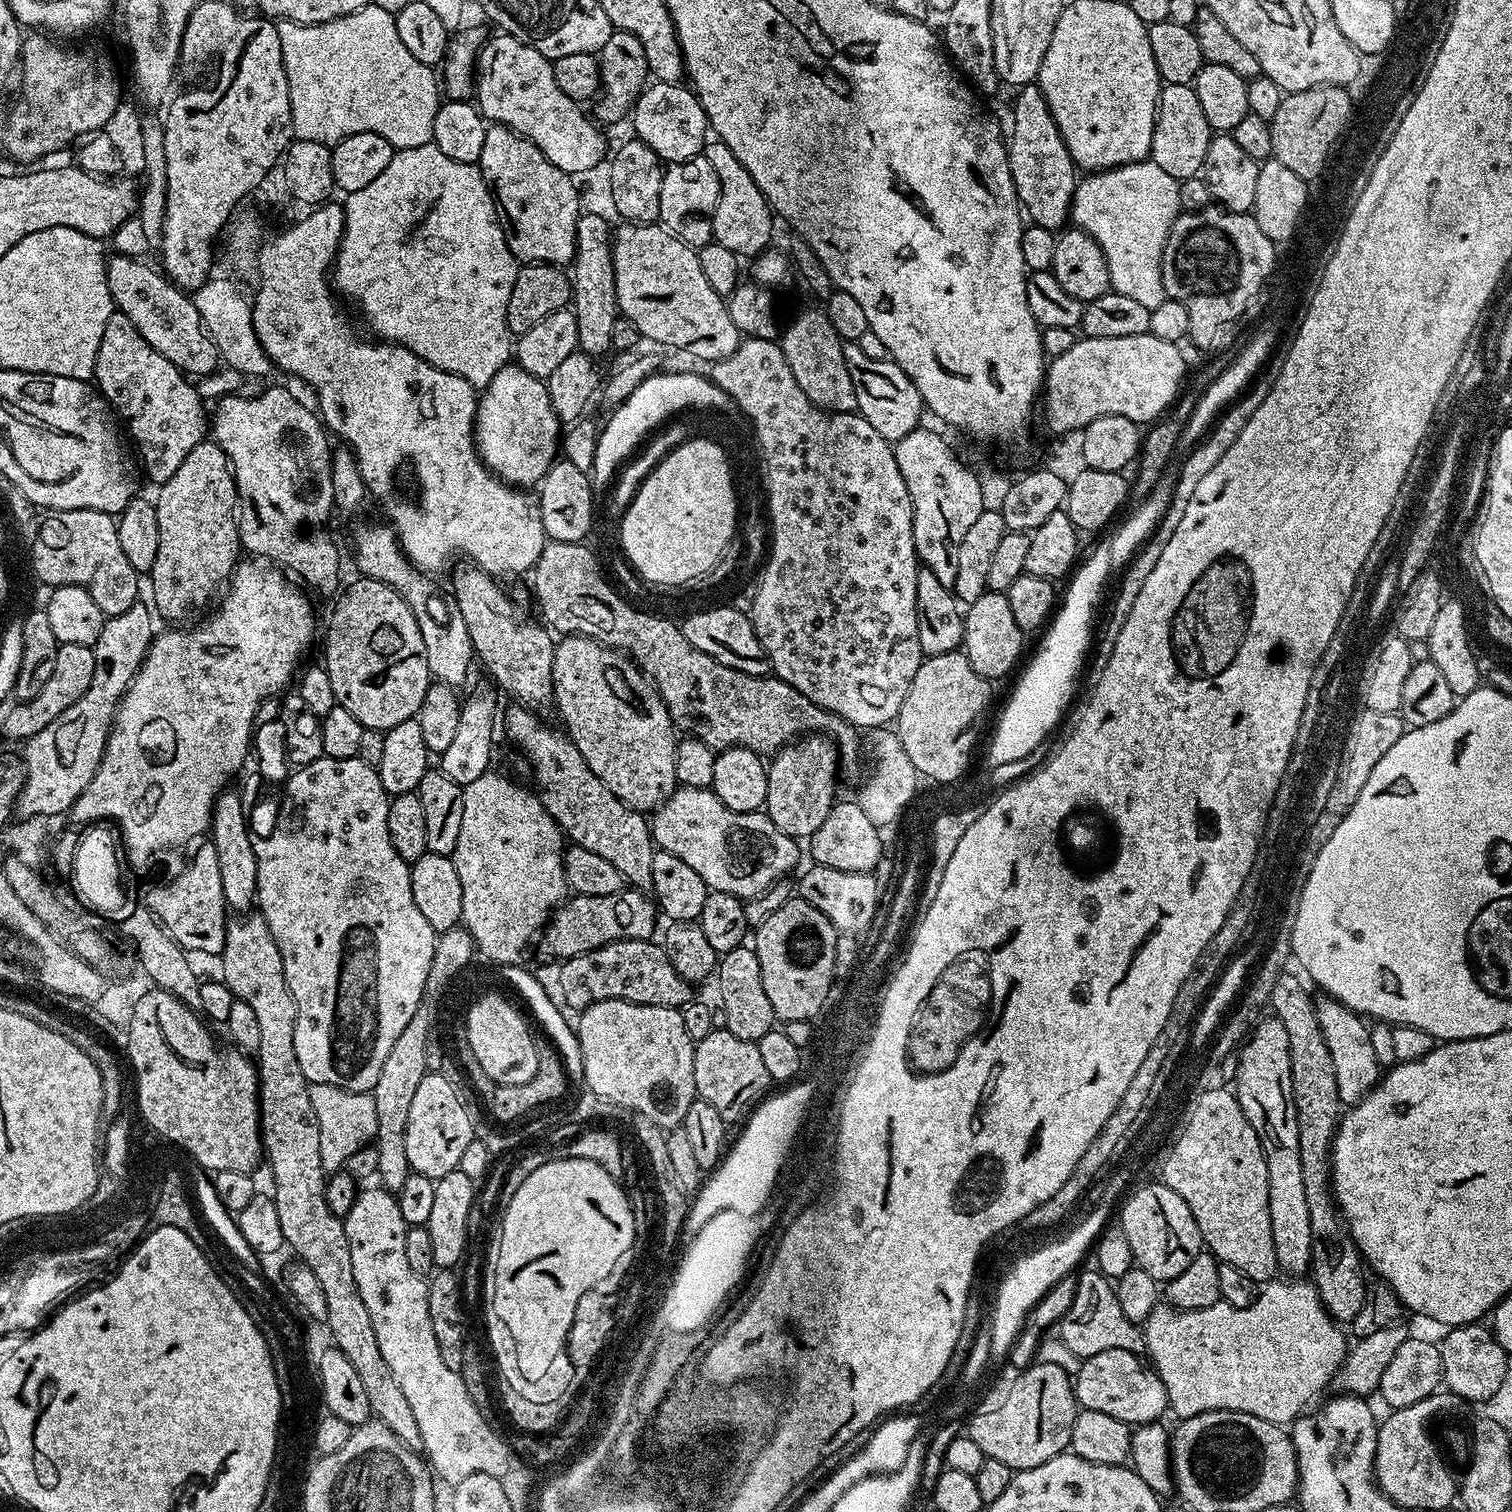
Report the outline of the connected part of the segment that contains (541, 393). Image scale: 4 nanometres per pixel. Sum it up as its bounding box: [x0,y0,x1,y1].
[473,364,562,488]

